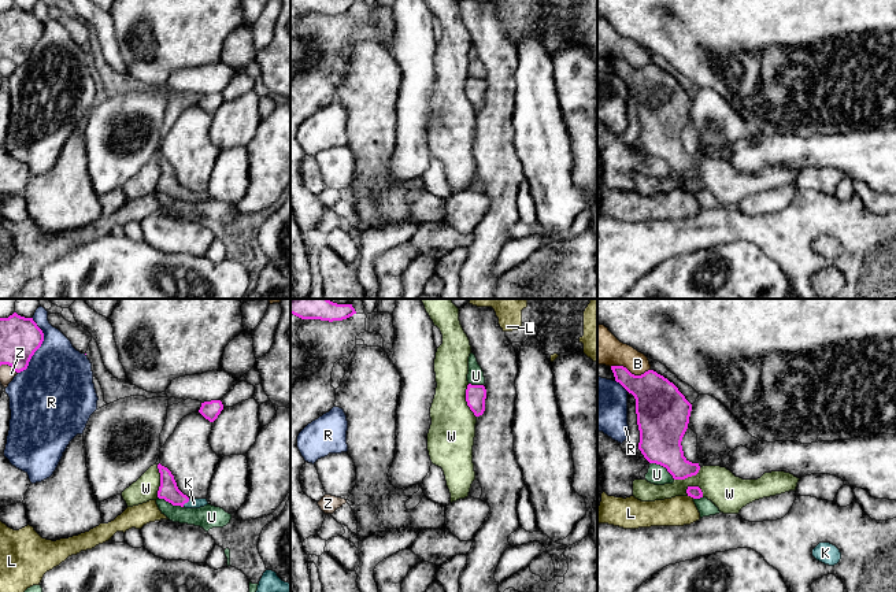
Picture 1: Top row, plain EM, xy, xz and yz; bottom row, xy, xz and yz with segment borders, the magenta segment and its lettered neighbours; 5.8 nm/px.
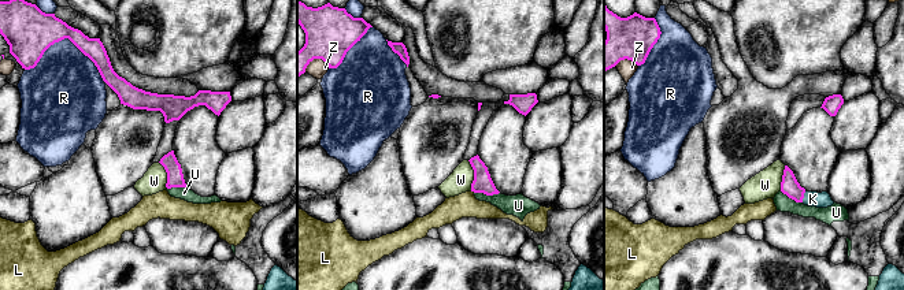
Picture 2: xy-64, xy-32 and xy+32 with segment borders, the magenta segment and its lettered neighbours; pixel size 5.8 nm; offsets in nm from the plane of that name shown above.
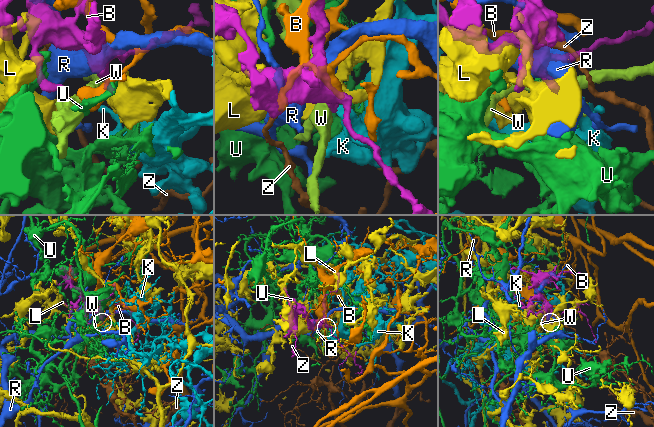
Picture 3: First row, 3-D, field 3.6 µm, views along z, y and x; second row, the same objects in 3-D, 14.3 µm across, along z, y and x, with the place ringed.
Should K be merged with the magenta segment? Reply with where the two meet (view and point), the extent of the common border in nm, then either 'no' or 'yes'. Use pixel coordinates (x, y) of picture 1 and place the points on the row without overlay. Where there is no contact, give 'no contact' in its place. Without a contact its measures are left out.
contact xy (185, 195); length 60 nm; yes

